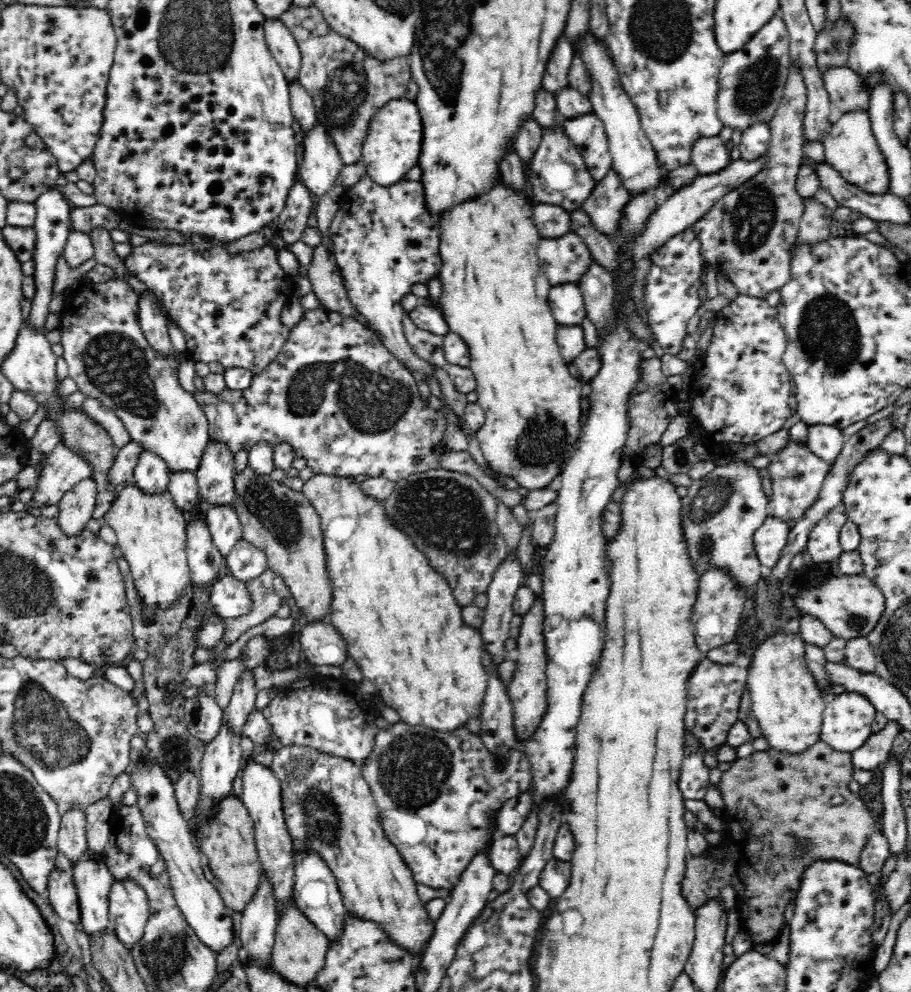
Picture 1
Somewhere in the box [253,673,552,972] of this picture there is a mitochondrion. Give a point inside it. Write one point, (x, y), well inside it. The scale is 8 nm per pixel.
(413, 769)

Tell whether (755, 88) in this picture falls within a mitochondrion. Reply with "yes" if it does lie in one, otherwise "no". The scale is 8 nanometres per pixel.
yes

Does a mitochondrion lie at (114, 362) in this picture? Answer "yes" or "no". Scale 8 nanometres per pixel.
yes

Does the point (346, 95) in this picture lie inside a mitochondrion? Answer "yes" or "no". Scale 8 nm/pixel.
yes

